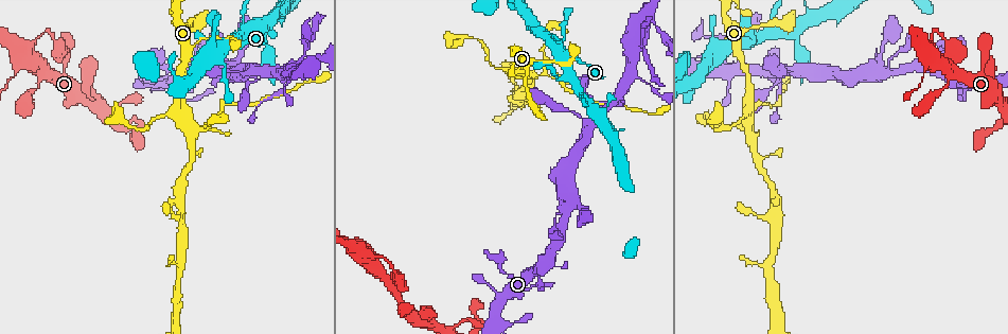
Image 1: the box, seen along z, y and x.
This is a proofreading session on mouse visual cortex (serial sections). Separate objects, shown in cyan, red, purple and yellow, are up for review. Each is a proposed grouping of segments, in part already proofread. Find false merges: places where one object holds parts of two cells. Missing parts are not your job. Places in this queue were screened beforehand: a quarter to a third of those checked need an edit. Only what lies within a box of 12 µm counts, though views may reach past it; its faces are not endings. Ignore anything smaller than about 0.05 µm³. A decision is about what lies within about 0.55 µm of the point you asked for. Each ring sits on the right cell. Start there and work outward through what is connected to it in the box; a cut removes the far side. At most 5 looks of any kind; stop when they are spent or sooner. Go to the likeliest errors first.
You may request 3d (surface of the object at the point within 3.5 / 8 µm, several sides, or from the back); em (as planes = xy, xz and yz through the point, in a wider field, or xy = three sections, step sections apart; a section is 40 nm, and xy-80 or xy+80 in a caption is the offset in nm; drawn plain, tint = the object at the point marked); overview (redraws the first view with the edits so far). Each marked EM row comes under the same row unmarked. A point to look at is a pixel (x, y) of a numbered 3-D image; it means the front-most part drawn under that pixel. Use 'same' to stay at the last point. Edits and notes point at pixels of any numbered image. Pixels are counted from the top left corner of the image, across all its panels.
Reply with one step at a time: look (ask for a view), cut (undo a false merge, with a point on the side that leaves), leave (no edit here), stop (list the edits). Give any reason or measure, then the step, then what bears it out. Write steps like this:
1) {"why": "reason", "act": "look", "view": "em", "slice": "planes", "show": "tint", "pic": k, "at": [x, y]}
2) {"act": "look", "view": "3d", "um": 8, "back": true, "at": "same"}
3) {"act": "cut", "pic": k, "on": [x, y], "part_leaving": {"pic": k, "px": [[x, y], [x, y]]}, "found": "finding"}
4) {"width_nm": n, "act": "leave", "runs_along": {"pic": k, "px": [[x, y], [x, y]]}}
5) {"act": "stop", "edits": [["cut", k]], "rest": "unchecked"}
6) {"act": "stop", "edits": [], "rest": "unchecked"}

{"why": "abrupt turn", "act": "look", "view": "3d", "um": 8, "pic": 1, "at": [739, 126]}

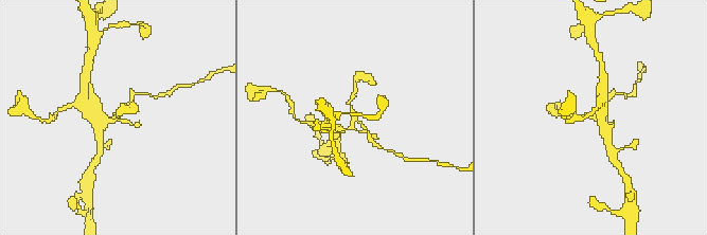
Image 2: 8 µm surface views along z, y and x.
{"act": "look", "view": "3d", "um": 3.5, "pic": 2, "at": [355, 120]}

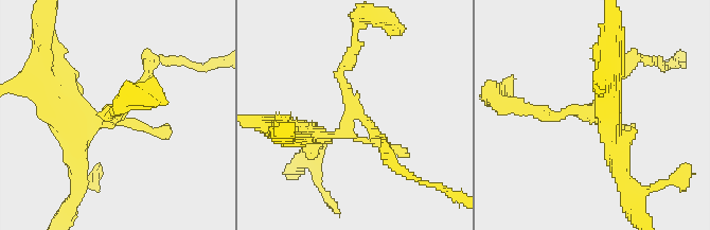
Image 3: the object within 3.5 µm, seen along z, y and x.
{"act": "cut", "pic": 3, "on": [634, 60], "part_leaving": {"pic": 3, "px": [[374, 131], [397, 167], [443, 189]]}, "found": "two cells meet here"}

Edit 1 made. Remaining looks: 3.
{"act": "look", "view": "overview"}

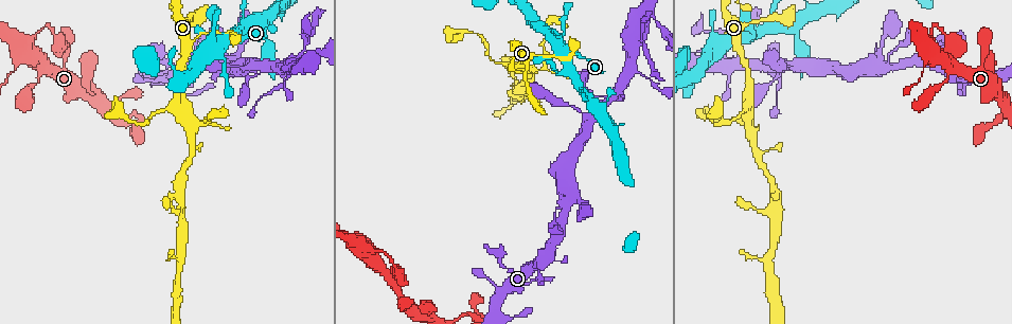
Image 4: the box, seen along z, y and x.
{"why": "sharp bend", "act": "look", "view": "3d", "um": 3.5, "back": true, "pic": 4, "at": [305, 35]}

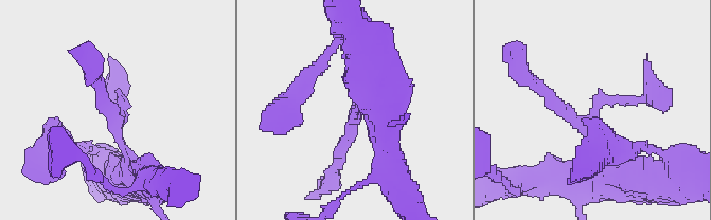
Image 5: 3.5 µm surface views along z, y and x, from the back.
{"act": "look", "view": "em", "slice": "planes", "show": "tint", "pic": 5, "at": [356, 106]}

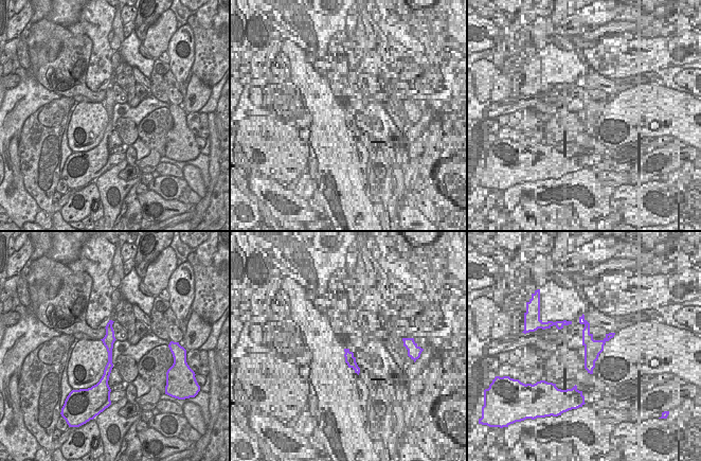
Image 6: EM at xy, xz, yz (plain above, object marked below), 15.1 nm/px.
{"act": "leave", "runs_along": {"pic": 5, "px": [[143, 180], [118, 138], [118, 86]]}, "found": "continuous, no second cell"}

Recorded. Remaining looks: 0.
{"act": "stop", "edits": [["cut", 3]], "rest": "unchecked"}

